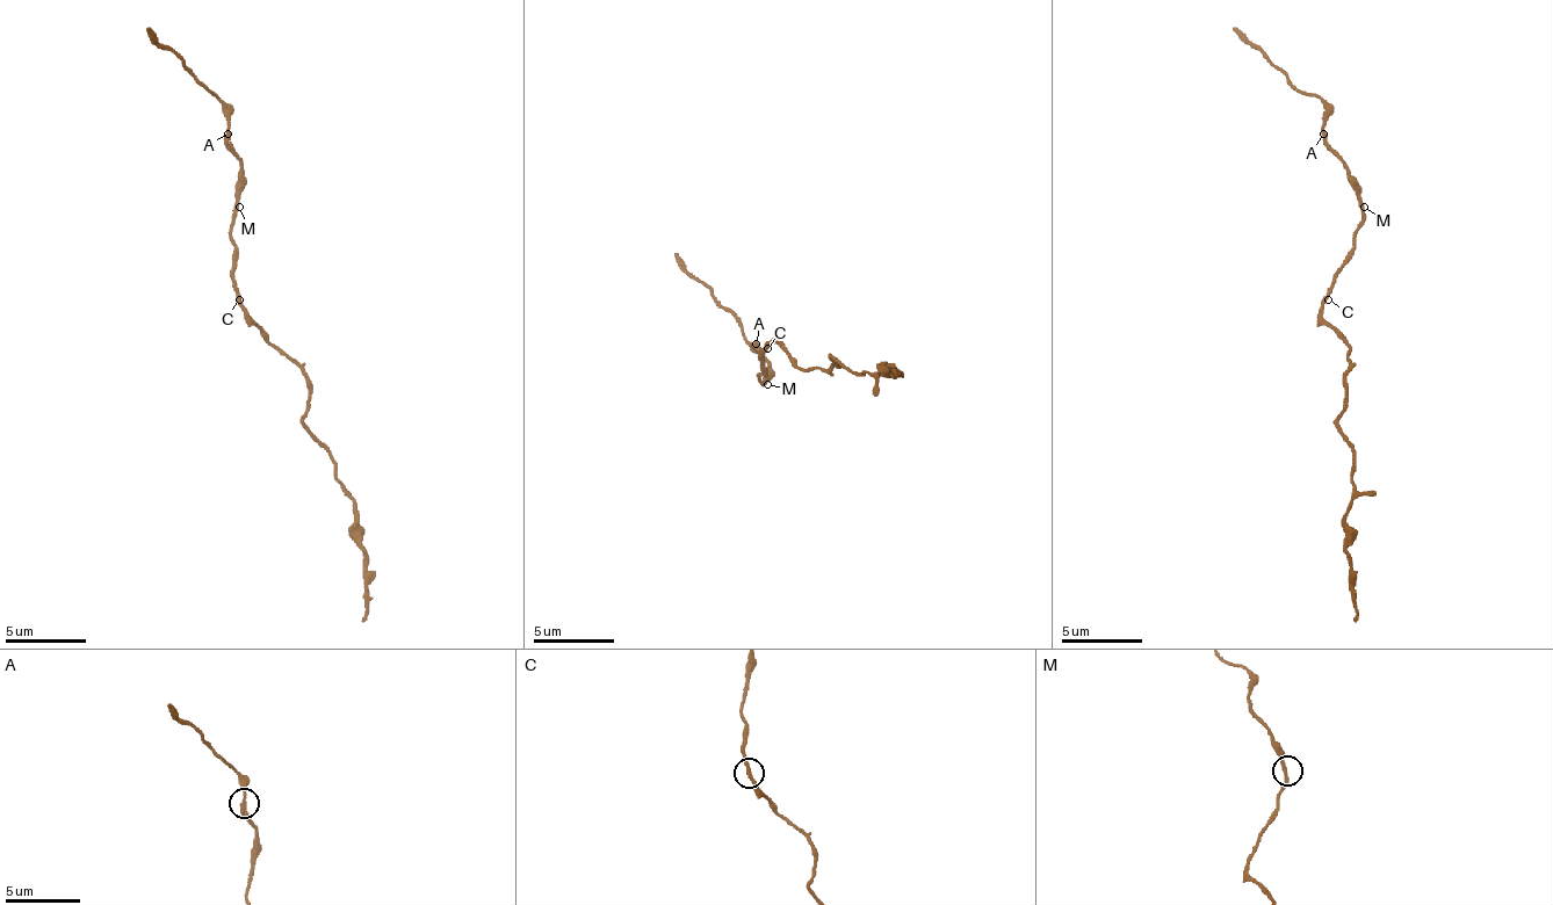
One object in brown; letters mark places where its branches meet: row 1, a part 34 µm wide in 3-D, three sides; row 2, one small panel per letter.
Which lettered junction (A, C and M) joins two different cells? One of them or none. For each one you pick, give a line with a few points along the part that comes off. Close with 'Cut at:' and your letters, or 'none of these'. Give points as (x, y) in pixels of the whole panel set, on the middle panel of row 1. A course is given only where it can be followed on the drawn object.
Cut at: none of these

